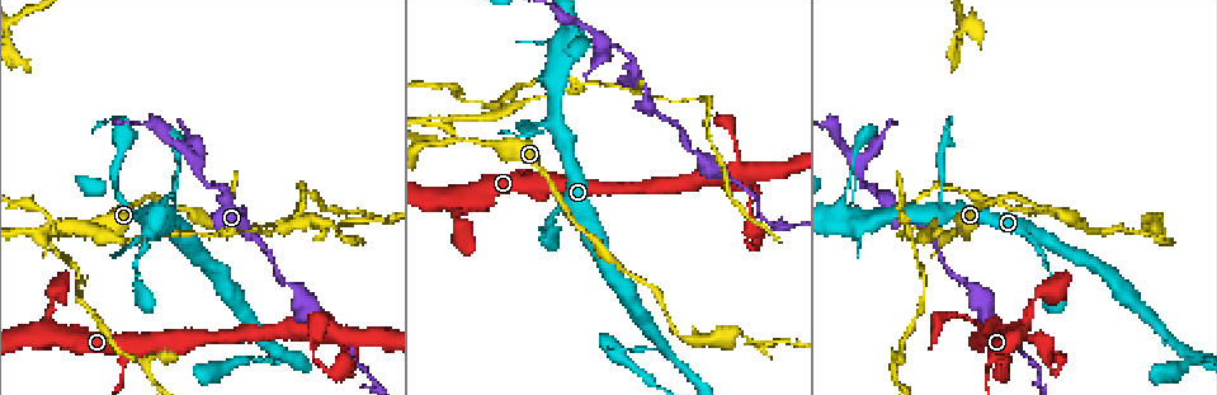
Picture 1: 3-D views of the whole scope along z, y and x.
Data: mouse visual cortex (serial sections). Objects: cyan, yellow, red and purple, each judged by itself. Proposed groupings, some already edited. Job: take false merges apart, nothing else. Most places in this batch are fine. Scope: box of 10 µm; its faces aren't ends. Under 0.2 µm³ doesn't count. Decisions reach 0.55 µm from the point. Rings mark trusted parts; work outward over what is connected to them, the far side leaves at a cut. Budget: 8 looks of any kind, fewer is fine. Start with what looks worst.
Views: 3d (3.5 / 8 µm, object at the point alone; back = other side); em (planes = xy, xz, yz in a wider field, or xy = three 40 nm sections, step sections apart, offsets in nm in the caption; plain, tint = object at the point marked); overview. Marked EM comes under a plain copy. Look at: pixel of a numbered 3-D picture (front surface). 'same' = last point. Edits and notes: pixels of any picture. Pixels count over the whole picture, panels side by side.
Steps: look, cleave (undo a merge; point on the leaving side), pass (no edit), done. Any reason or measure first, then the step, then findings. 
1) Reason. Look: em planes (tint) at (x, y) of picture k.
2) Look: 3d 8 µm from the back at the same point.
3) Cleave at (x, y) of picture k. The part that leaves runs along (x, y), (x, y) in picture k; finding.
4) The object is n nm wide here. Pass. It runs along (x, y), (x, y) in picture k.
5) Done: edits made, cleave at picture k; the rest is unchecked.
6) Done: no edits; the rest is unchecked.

Three arms meet. Look: 3d 3.5 µm from the back at (941, 235) of picture 1.

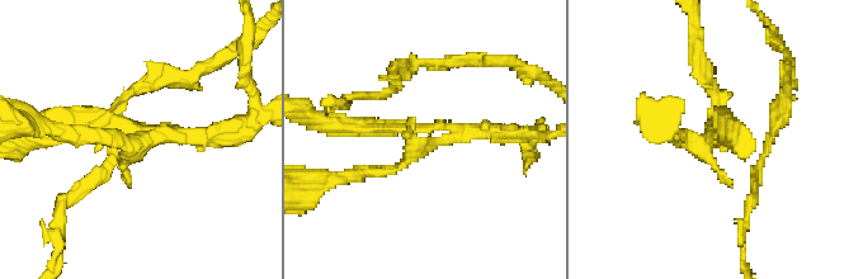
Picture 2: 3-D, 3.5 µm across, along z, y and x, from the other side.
Look: em xy step 5 (tint) at (140, 141) of picture 2.

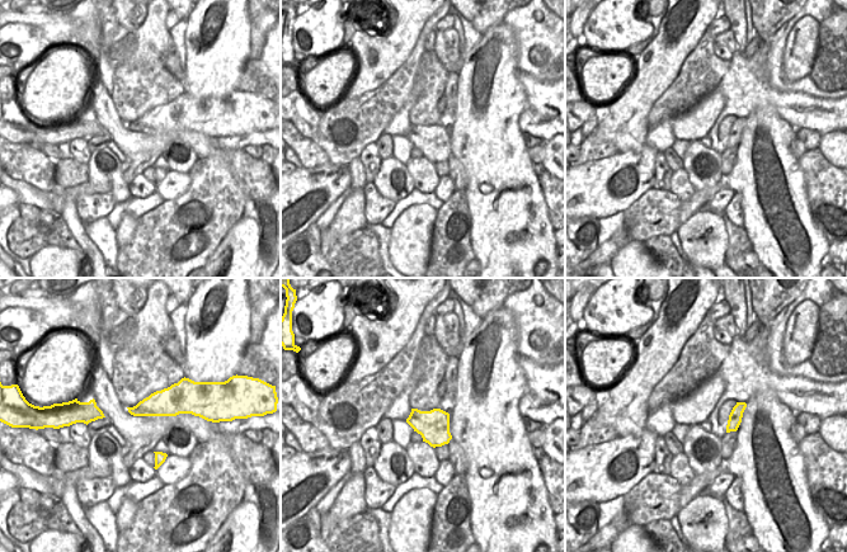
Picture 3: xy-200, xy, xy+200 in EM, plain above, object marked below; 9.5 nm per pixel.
Cleave at (495, 129) of picture 2. Two cells meet here.

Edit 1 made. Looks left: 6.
See it whole again. Look: overview.

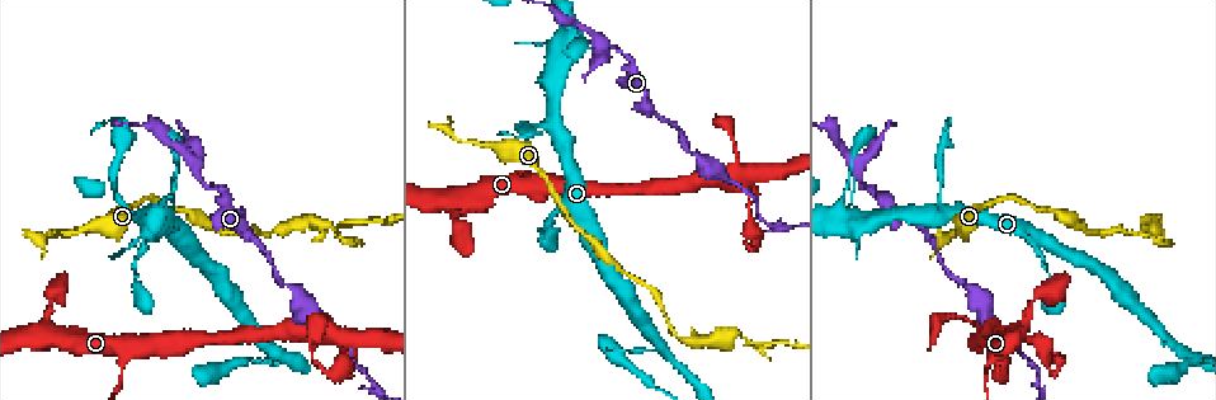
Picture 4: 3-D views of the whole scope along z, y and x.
Thin neck. Look: 3d 3.5 µm at (744, 344) of picture 4.

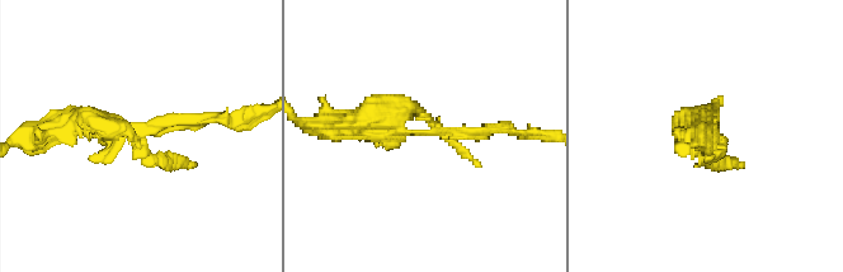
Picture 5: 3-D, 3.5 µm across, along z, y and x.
Look: em xy step 3 (tint) at (423, 131) of picture 5.

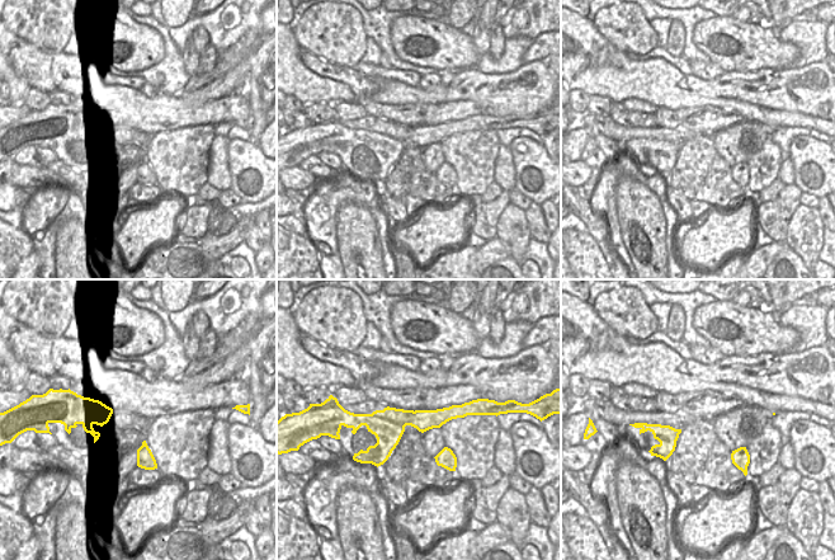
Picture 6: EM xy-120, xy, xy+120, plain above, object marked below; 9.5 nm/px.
Cleave at (175, 126) of picture 5. A border runs along (414, 412), (407, 424) in picture 6; a second cell is stuck on.

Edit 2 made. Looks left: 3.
Look: overview.

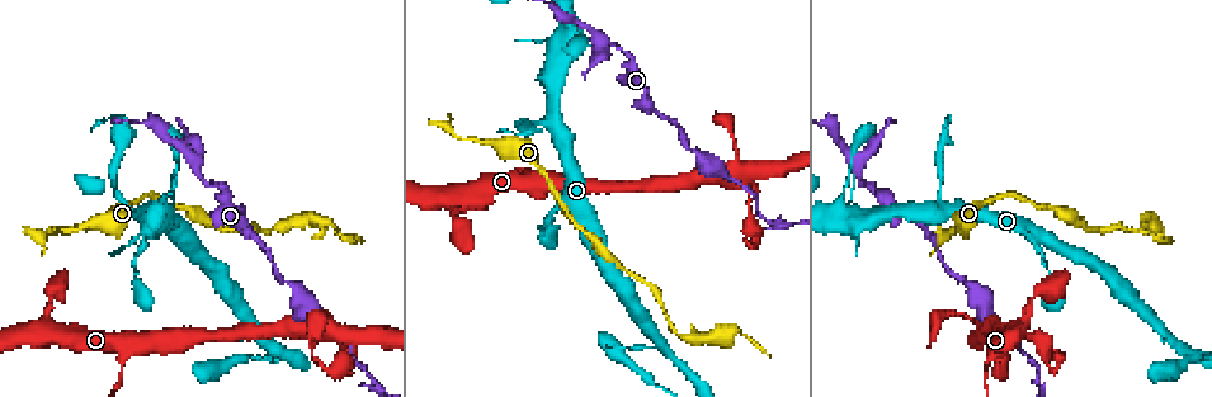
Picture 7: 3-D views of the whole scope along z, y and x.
Branch point. Look: 3d 3.5 µm at (341, 338) of picture 7.

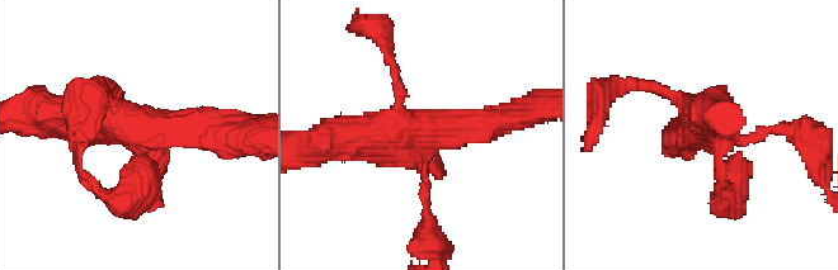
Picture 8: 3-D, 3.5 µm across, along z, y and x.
Shape alone is not enough. Look: em xy step 5 (tint) at (414, 136) of picture 8.

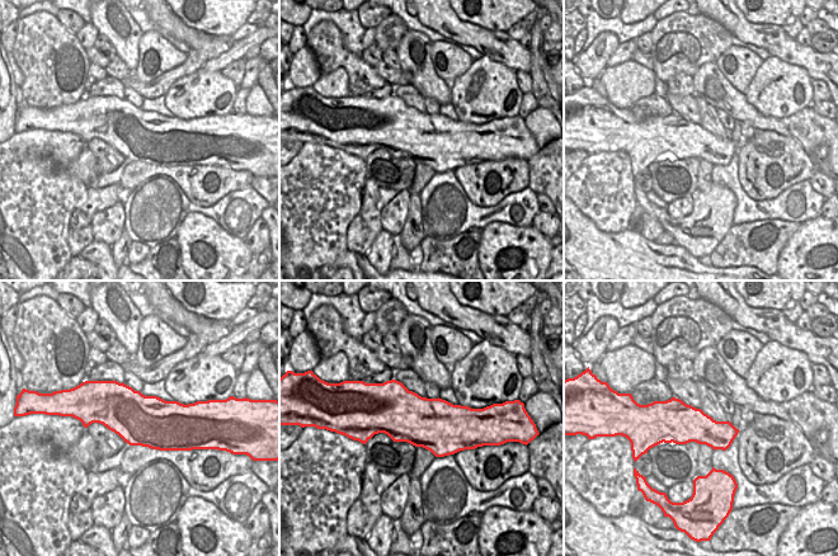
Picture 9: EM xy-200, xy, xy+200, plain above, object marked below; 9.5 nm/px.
The object is 500 nm wide here. Pass. It runs along (333, 138), (415, 138), (427, 217) in picture 8; one cell here.

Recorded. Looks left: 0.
Done: edits made, cleave at picture 2, cleave at picture 5; the rest is unchecked.

